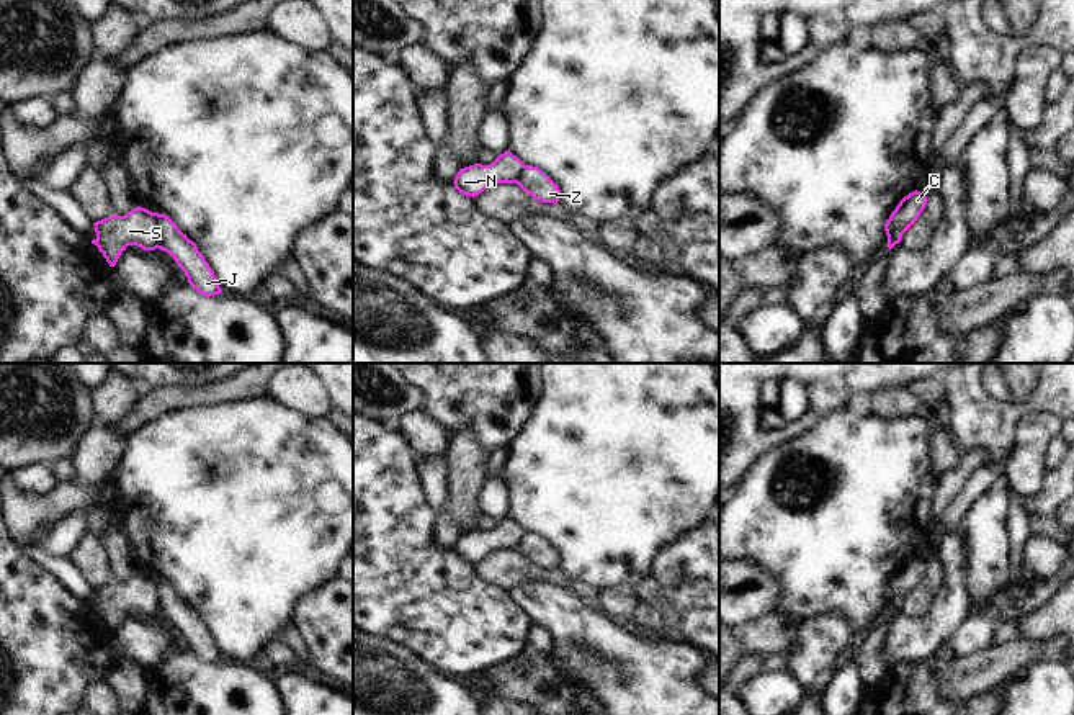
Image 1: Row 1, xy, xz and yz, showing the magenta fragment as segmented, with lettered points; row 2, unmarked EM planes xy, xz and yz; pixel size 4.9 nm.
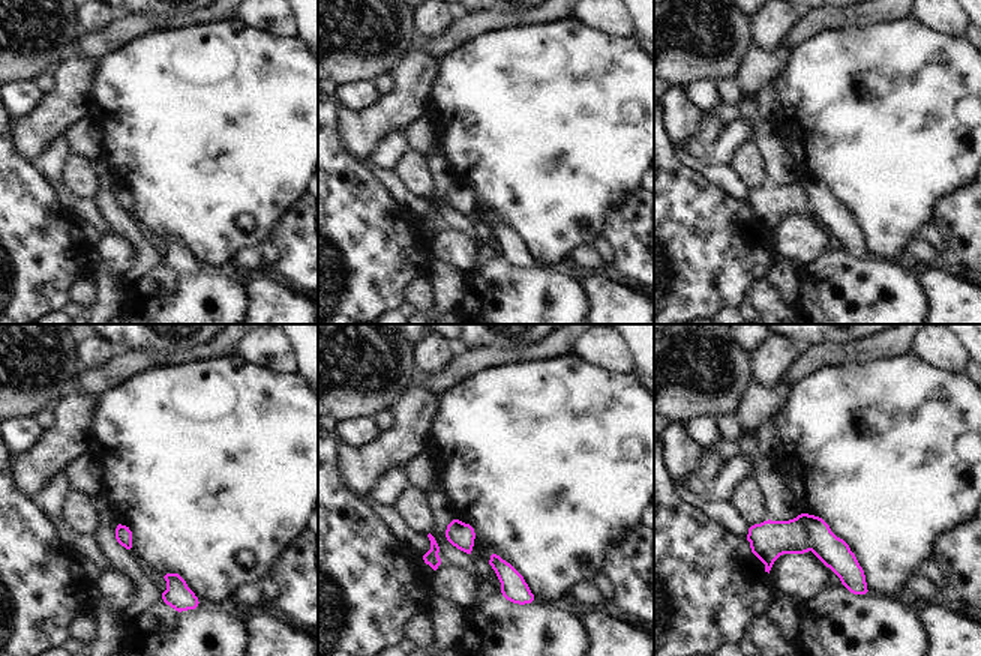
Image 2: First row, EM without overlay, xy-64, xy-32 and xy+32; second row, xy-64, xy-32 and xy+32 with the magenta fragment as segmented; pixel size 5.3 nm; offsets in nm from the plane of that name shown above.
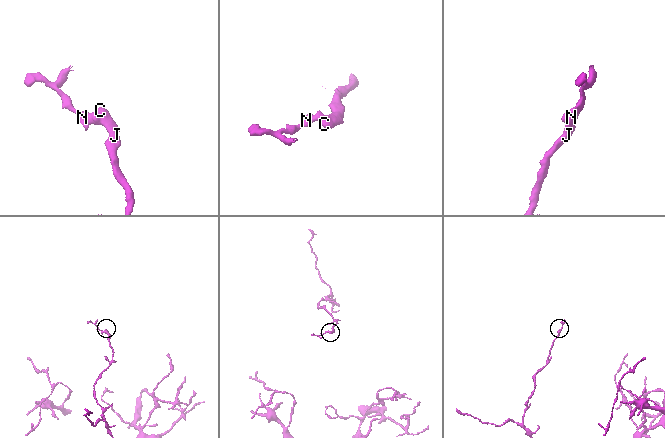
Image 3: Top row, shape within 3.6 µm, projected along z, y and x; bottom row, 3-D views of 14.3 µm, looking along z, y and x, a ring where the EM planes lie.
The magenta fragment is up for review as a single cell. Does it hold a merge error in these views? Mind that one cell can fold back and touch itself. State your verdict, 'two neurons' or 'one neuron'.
two neurons

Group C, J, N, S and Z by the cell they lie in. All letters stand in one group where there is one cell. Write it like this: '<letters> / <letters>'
C J Z / N S

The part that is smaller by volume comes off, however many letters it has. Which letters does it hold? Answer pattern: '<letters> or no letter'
N, S

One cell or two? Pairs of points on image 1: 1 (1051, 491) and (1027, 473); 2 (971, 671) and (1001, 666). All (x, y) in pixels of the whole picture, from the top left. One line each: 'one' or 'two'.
1: two
2: one

